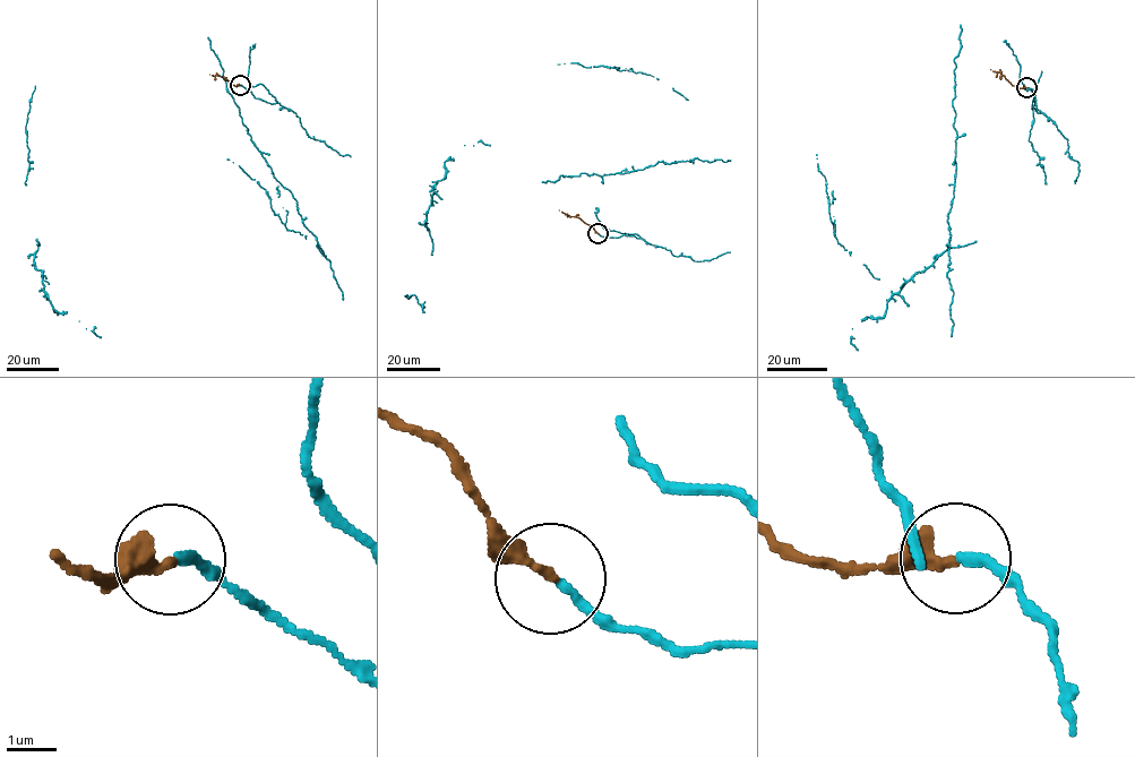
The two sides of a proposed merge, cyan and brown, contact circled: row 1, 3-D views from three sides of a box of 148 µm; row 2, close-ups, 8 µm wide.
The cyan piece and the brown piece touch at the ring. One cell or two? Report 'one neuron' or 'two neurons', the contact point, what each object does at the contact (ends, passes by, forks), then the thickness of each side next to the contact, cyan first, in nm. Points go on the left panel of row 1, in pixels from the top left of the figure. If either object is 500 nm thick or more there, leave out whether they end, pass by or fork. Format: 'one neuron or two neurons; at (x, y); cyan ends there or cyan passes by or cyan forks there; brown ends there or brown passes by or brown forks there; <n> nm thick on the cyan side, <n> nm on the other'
one neuron; at (240, 85); cyan ends there; brown ends there; 190 nm thick on the cyan side, 240 nm on the other

